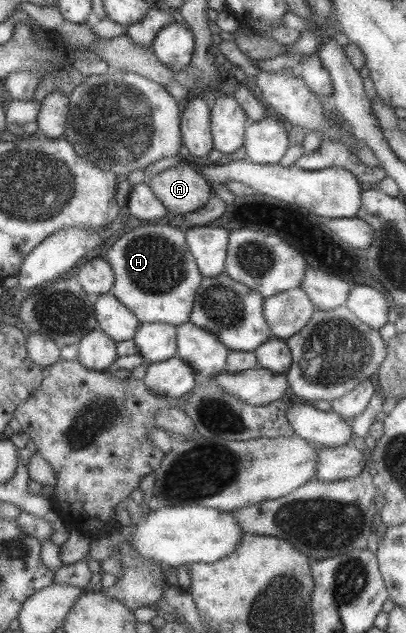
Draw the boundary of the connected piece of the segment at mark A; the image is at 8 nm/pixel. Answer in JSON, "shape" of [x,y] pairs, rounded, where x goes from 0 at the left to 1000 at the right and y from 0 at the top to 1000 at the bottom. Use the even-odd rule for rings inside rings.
{"shape":[[[431,261],[362,284],[377,308],[431,340],[480,333],[515,318],[515,294],[475,264]]]}

